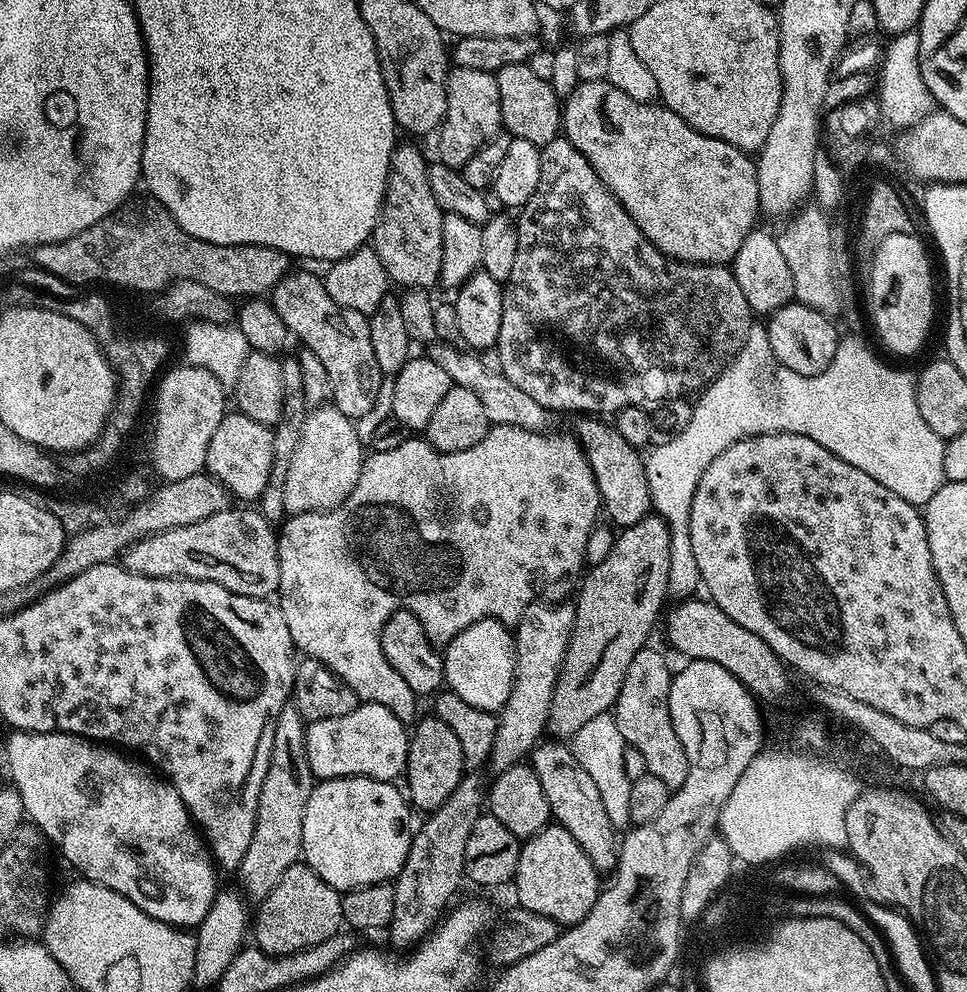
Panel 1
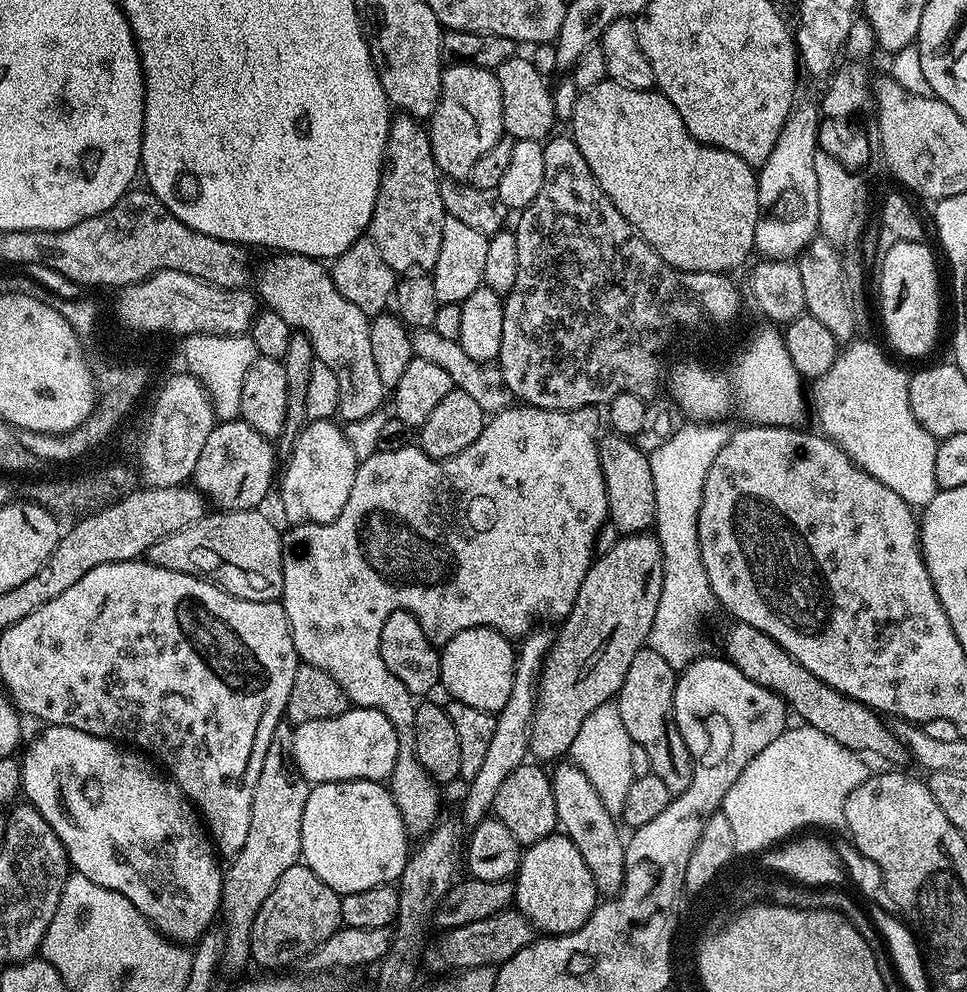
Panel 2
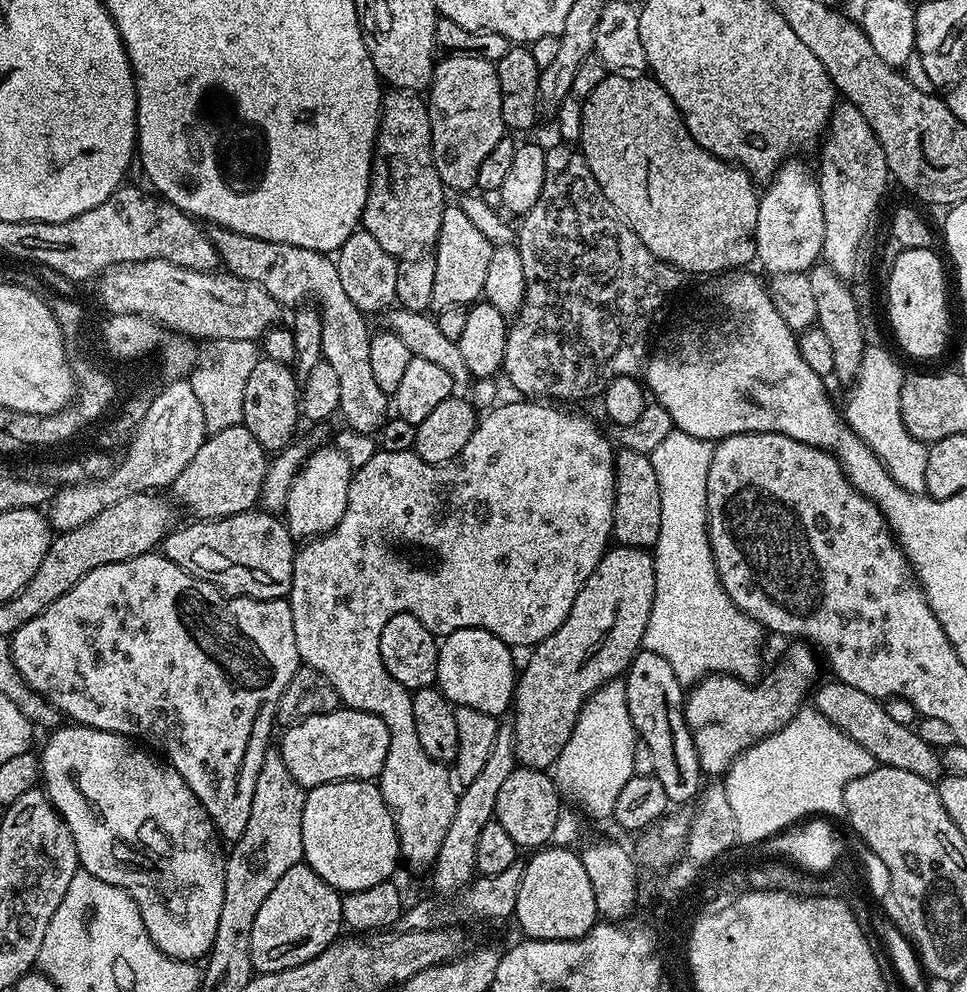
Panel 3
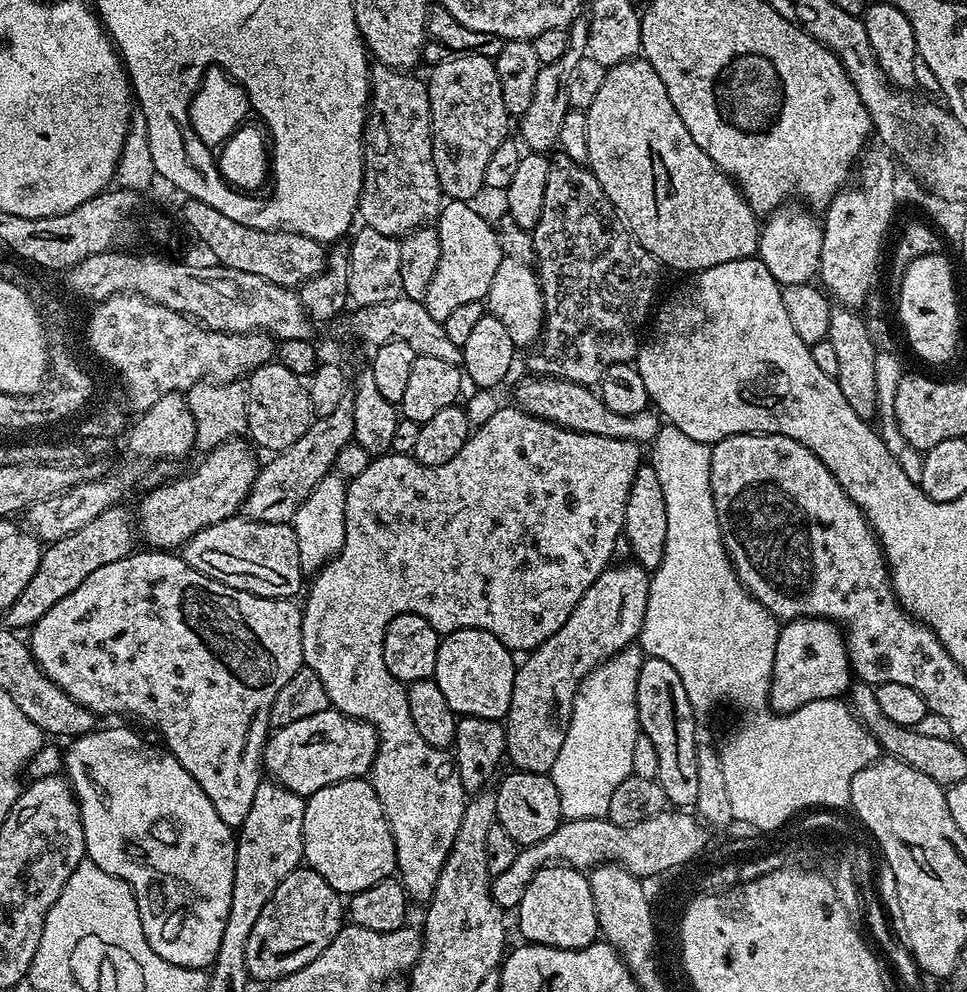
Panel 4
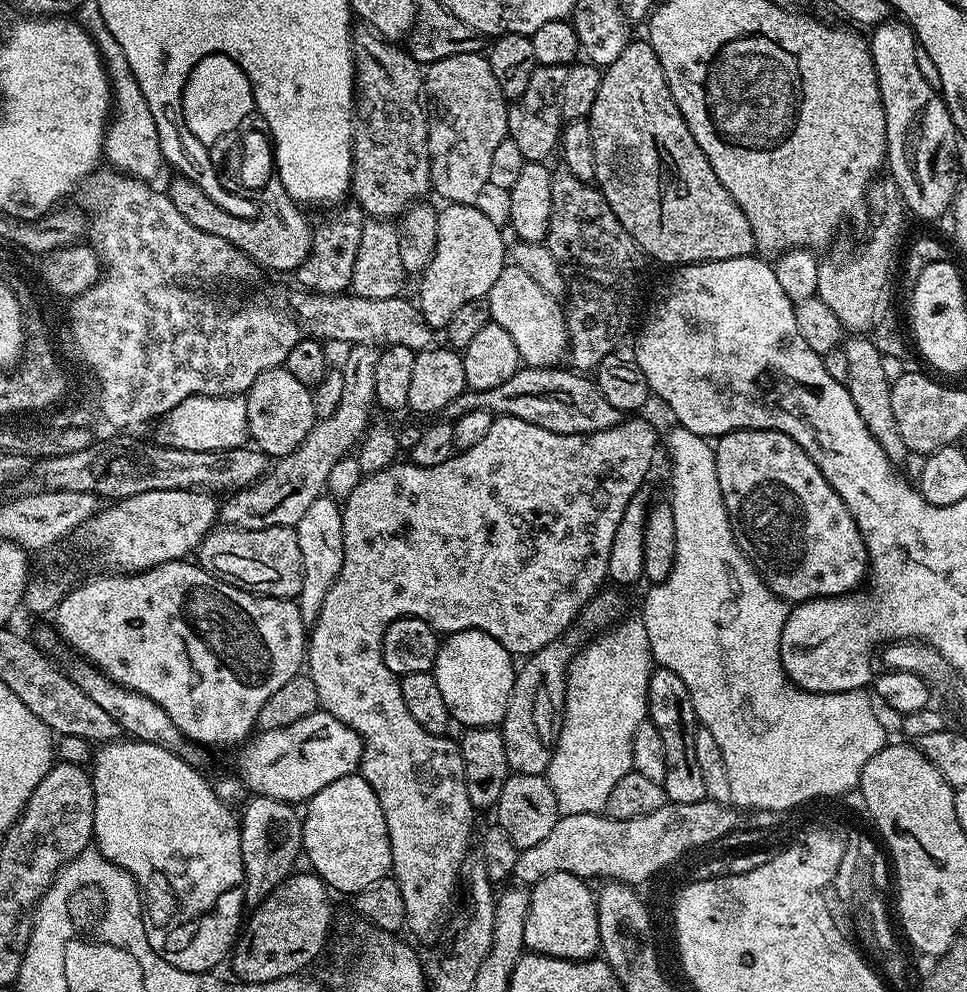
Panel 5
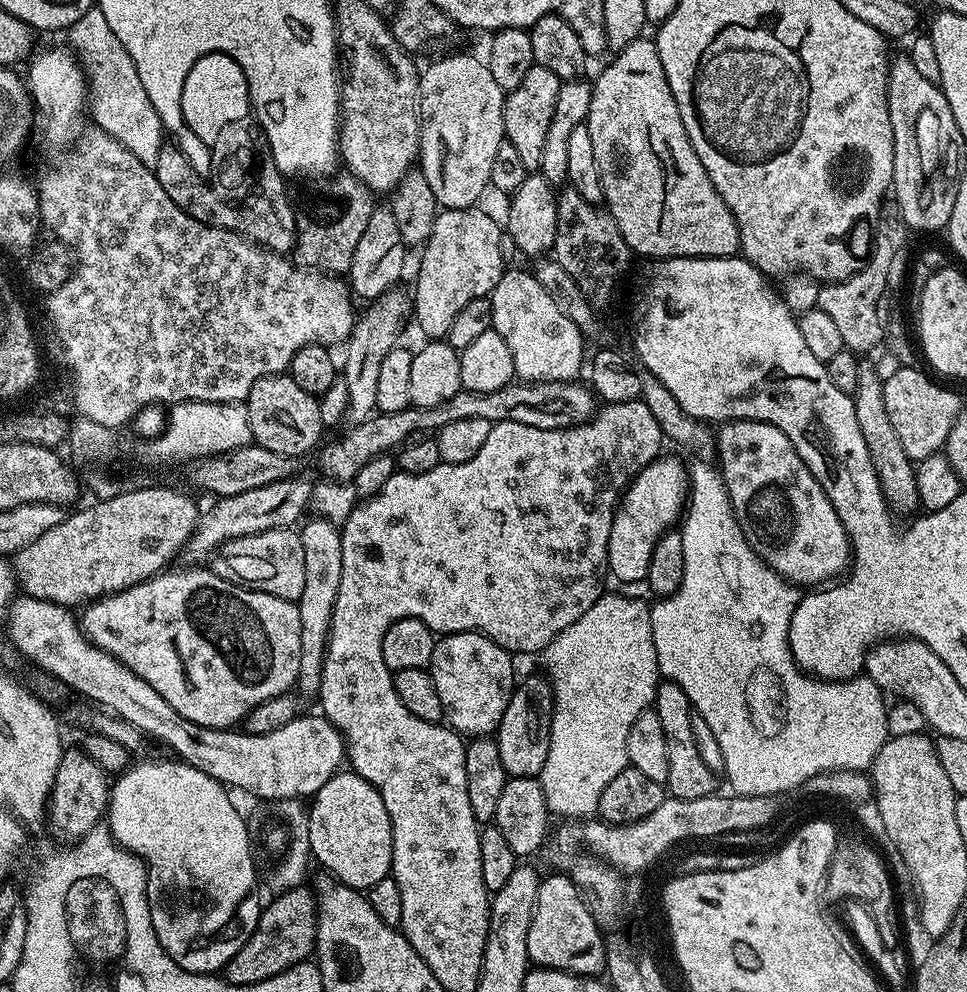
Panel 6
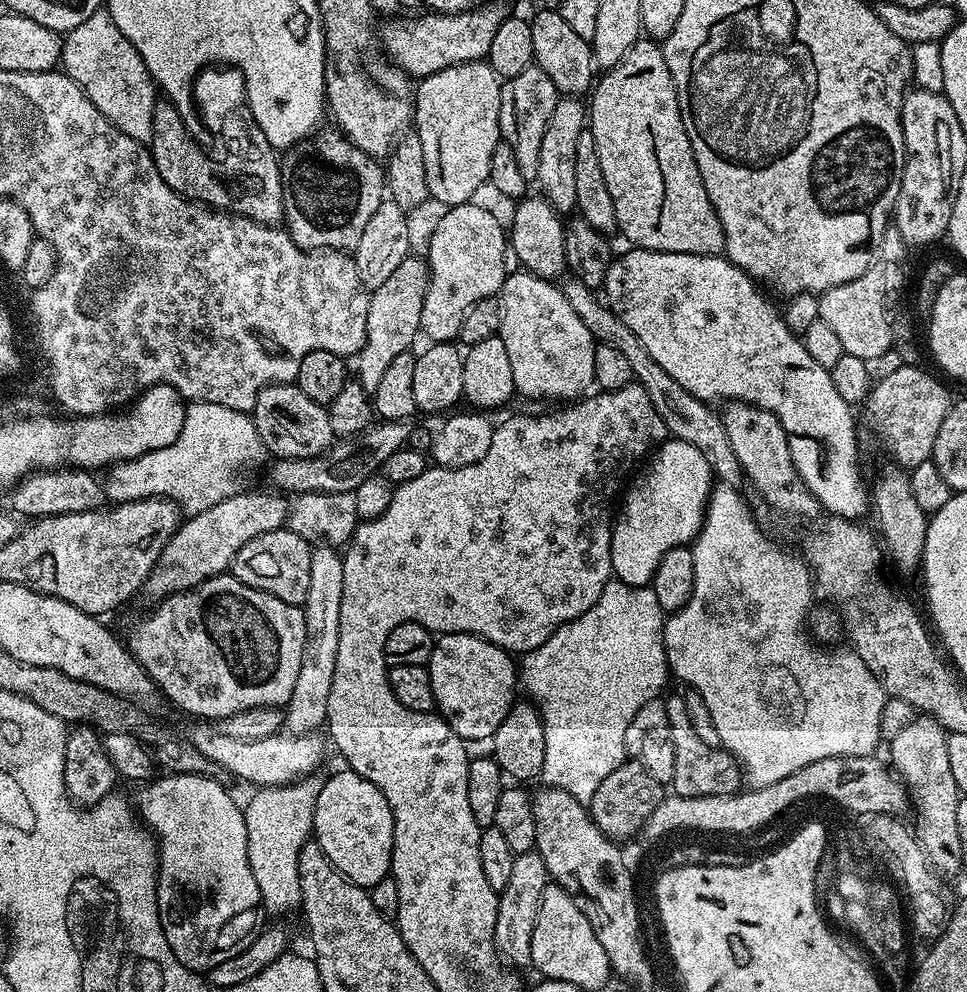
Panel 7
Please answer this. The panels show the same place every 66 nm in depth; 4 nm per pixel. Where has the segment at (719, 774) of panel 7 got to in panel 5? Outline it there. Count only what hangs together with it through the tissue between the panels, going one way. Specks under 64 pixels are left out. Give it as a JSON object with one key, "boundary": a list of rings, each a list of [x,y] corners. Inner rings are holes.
{"boundary":[[[657,667],[653,671],[648,687],[647,719],[651,720],[654,726],[658,726],[658,734],[662,734],[662,750],[666,750],[664,794],[673,804],[698,802],[705,799],[702,774],[698,771],[698,762],[694,762],[694,754],[690,747],[688,716],[690,720],[690,701],[682,678],[678,678],[678,674],[670,670]]]}

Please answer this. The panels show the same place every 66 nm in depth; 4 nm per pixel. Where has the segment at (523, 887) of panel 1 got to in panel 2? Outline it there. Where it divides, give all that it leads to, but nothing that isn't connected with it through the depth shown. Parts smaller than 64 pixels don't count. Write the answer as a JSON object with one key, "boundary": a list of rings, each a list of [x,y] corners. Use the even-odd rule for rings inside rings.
{"boundary":[[[553,834],[523,849],[520,870],[514,877],[514,904],[533,929],[565,936],[586,923],[597,903],[594,878],[590,878],[590,870],[586,870],[586,862],[569,836]]]}

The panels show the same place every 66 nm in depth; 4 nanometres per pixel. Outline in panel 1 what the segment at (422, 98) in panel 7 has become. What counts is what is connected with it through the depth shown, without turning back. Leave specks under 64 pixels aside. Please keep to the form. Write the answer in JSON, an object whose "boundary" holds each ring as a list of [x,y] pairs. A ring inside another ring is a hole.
{"boundary":[[[453,67],[448,73],[446,86],[446,114],[440,123],[438,137],[440,136],[440,154],[438,160],[448,167],[457,170],[464,167],[474,154],[490,138],[494,138],[501,131],[500,99],[498,98],[498,82],[495,75],[482,70],[466,70]]]}

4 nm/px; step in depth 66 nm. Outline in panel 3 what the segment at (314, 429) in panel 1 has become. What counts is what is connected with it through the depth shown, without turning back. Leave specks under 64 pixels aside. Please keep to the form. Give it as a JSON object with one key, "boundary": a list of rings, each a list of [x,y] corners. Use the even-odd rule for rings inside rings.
{"boundary":[[[334,446],[321,447],[300,469],[290,486],[288,501],[282,510],[283,519],[288,525],[288,533],[293,538],[323,536],[325,532],[331,532],[336,528],[338,522],[342,522],[342,514],[346,514],[353,471],[348,459]]]}

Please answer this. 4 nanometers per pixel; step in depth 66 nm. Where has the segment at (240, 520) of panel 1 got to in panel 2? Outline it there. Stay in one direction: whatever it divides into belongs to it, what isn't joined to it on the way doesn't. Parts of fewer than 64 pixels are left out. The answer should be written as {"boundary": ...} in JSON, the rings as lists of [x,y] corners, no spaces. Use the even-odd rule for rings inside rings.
{"boundary":[[[260,510],[213,513],[205,514],[186,530],[166,534],[166,538],[154,542],[146,553],[148,563],[210,580],[239,600],[279,601],[284,594],[281,529],[276,529],[271,518],[263,516]]]}

